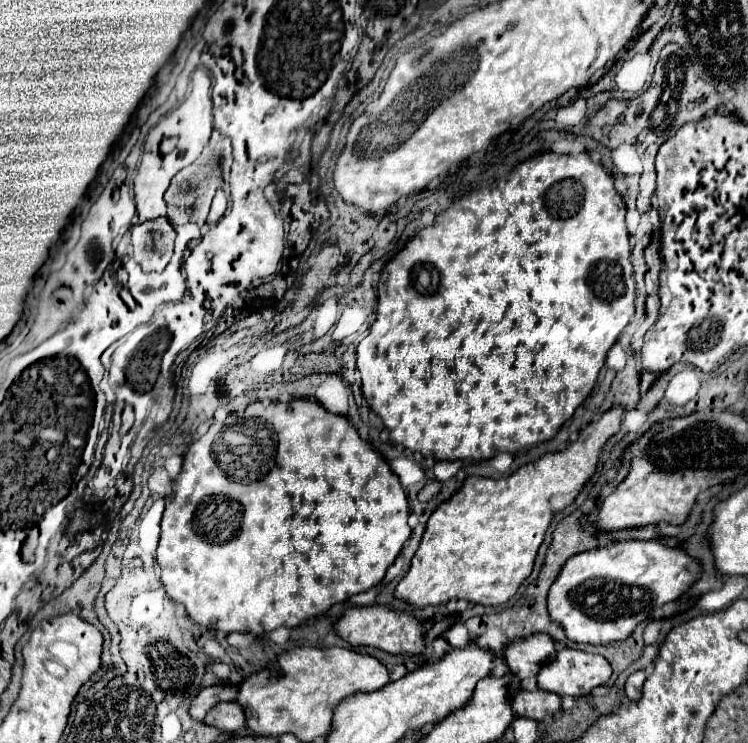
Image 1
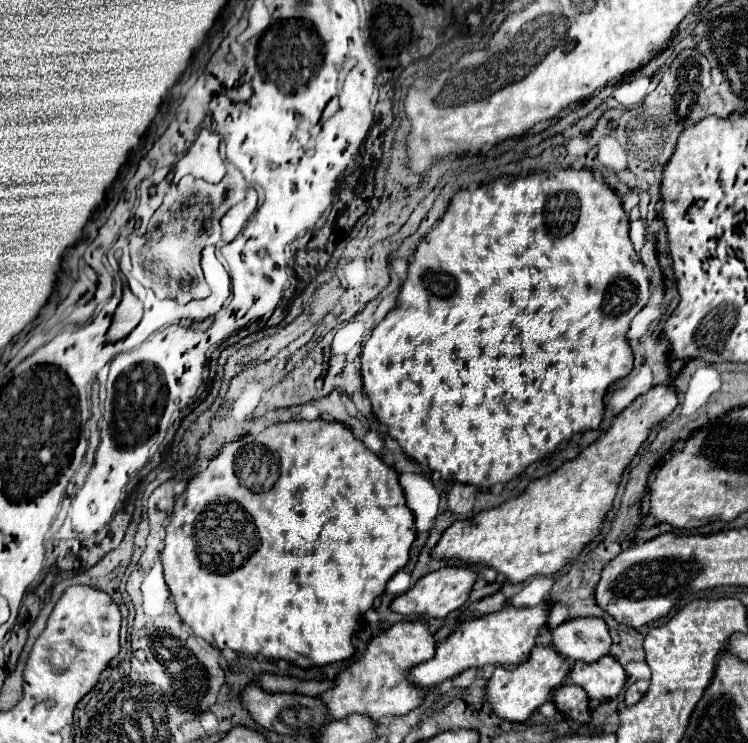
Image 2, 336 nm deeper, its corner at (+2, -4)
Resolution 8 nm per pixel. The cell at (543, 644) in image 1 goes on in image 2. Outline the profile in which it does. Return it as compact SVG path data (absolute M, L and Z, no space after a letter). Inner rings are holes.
M571 618L553 630L553 646L571 660L597 662L609 654L613 638L603 618Z

